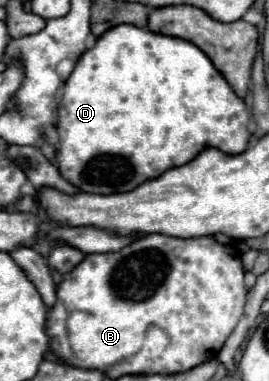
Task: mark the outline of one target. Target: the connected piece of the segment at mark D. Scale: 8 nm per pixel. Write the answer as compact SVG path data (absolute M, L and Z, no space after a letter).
M120 24L104 32L96 46L80 56L74 72L66 80L56 124L60 136L58 170L82 192L130 192L170 168L188 164L204 148L220 146L226 154L244 152L250 140L248 122L250 112L244 98L230 88L198 46L182 38Z

